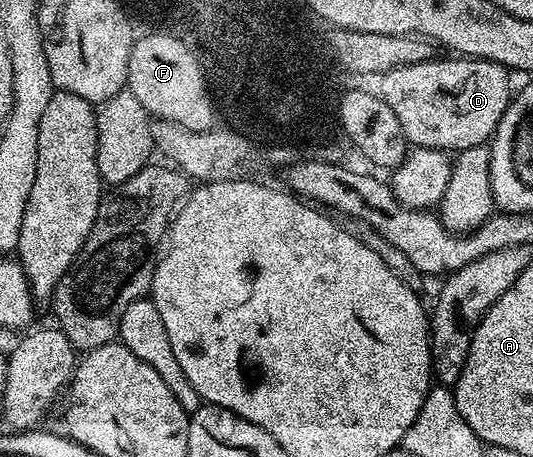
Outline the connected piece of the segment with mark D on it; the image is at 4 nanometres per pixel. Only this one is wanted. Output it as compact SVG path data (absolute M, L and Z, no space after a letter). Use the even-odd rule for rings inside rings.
M428 58L382 73L383 100L397 114L408 145L442 148L458 154L466 148L487 144L494 136L513 99L512 73L492 60Z

